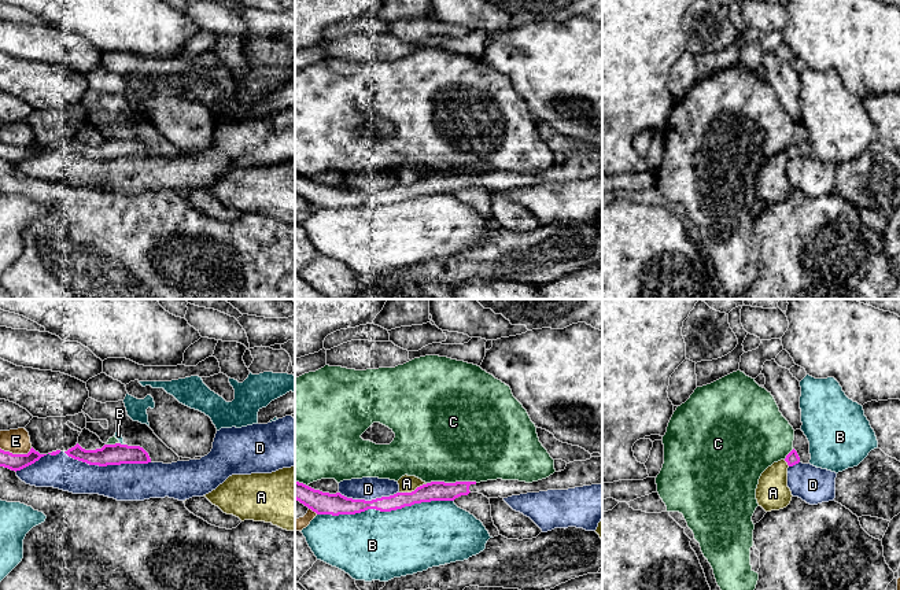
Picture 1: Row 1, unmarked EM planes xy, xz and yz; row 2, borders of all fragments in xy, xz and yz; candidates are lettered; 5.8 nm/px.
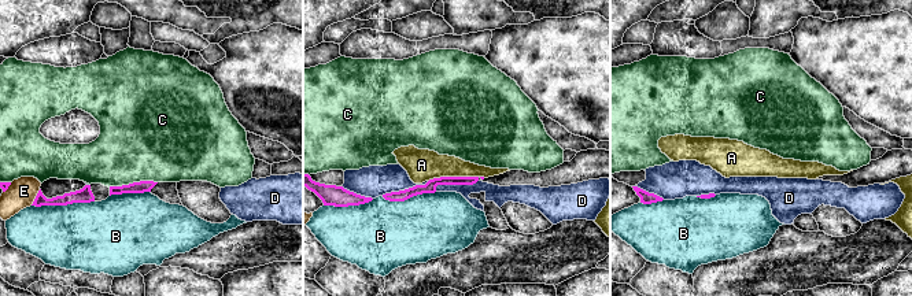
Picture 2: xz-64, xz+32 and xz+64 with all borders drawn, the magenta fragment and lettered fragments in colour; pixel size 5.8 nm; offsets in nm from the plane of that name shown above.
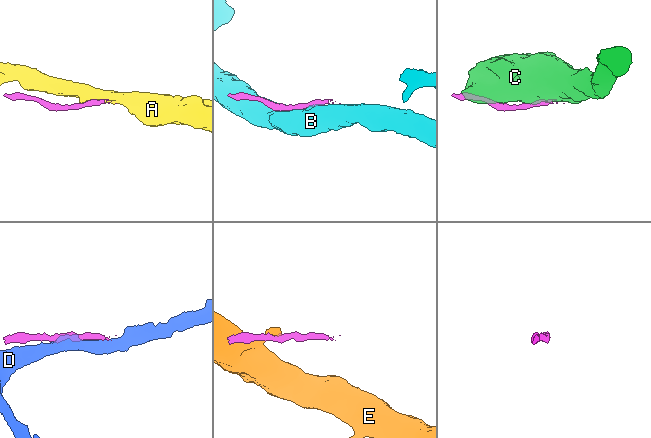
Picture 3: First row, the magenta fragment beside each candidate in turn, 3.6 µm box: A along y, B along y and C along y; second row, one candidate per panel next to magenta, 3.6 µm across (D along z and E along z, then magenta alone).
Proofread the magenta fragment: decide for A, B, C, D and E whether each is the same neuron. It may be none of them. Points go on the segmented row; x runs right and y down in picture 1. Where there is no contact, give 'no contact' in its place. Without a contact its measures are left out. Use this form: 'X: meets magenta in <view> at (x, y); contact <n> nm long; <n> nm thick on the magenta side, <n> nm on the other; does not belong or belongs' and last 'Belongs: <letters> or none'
A: meets magenta in xz at (415, 490); contact 180 nm long; 110 nm thick on the magenta side, 100 nm on the other; does not belong
B: meets magenta in xz at (384, 511); contact 800 nm long; 110 nm thick on the magenta side, 420 nm on the other; does not belong
C: meets magenta in xz at (452, 483); contact 300 nm long; 110 nm thick on the magenta side, 480 nm on the other; does not belong
D: meets magenta in xy at (107, 464); contact 500 nm long; 130 nm thick on the magenta side, 220 nm on the other; does not belong
E: meets magenta in xy at (17, 454); contact 190 nm long; 100 nm thick on the magenta side, 140 nm on the other; does not belong
Belongs: none

